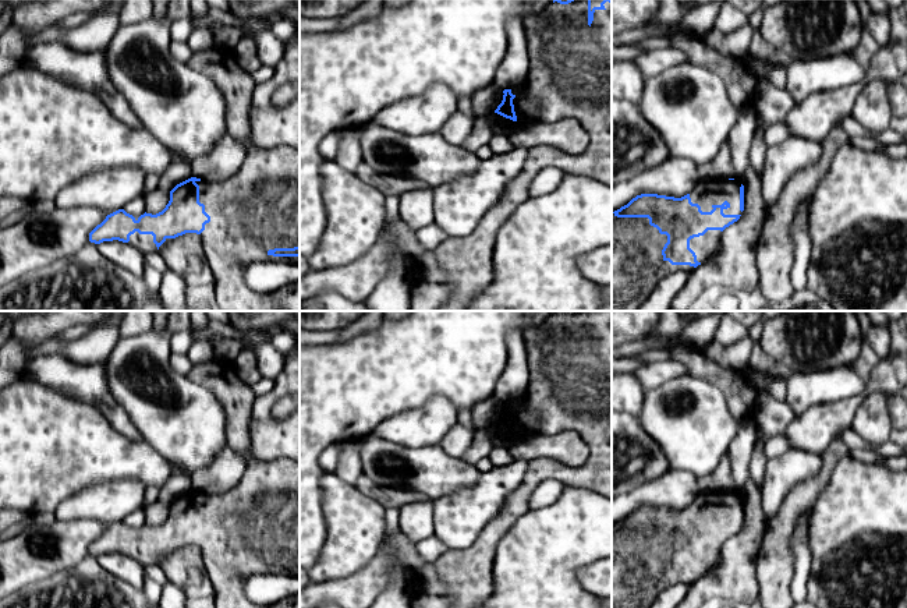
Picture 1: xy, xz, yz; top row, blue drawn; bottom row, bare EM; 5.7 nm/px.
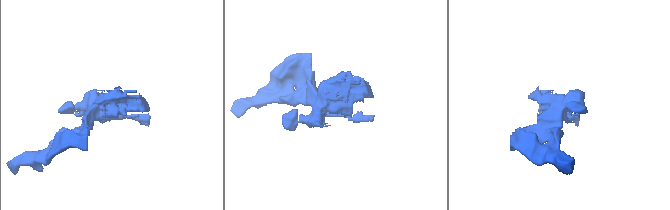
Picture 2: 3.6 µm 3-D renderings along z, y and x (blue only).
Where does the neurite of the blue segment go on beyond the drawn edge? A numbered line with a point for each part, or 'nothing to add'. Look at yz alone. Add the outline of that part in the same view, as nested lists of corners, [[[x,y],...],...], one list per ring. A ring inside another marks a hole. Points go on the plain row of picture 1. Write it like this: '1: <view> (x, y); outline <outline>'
1: yz (637, 576); outline [[[612,526],[612,608],[651,608],[667,587],[694,582],[665,573],[662,562],[666,555],[667,548],[651,538],[648,530],[617,530]]]

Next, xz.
1: xz (570, 375); outline [[[575,311],[568,317],[555,314],[536,329],[524,333],[529,382],[520,399],[525,409],[534,410],[538,414],[538,421],[534,427],[536,435],[575,431],[588,445],[589,459],[580,467],[570,467],[553,459],[528,462],[528,470],[522,482],[510,492],[502,513],[486,524],[475,542],[468,548],[449,549],[433,562],[439,577],[447,586],[444,597],[450,601],[450,608],[478,608],[485,600],[493,595],[493,562],[499,542],[515,522],[529,510],[528,502],[531,494],[541,482],[556,480],[564,487],[596,491],[612,501],[612,317],[606,314],[603,318],[603,322],[595,322],[591,337],[588,336],[588,311]]]

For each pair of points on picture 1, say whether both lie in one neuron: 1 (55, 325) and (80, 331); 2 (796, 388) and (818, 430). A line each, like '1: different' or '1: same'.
1: different
2: different

